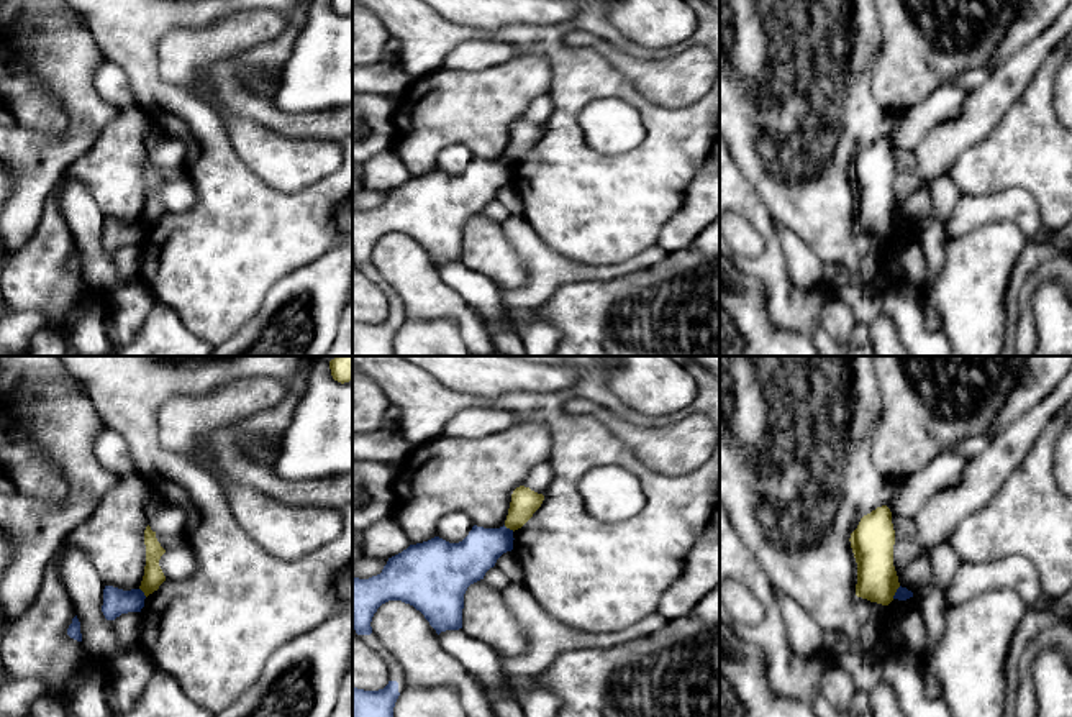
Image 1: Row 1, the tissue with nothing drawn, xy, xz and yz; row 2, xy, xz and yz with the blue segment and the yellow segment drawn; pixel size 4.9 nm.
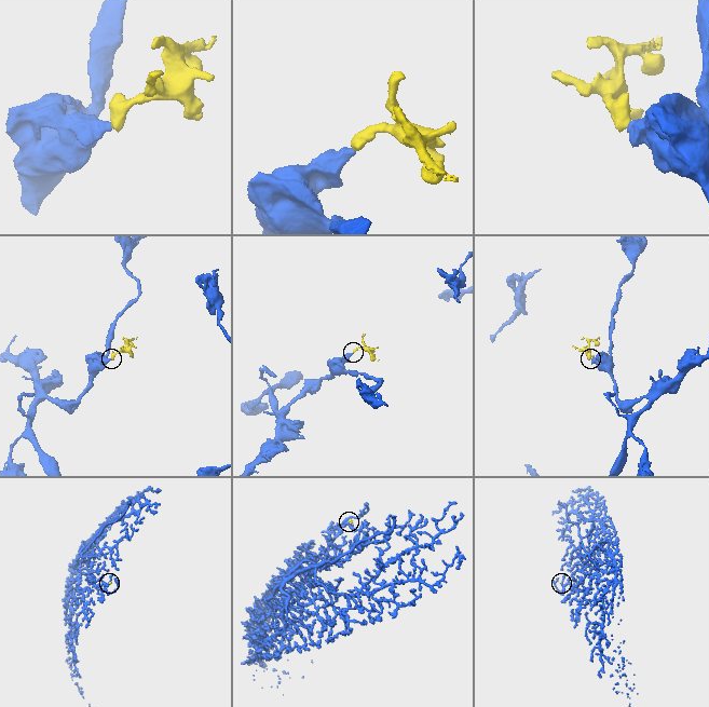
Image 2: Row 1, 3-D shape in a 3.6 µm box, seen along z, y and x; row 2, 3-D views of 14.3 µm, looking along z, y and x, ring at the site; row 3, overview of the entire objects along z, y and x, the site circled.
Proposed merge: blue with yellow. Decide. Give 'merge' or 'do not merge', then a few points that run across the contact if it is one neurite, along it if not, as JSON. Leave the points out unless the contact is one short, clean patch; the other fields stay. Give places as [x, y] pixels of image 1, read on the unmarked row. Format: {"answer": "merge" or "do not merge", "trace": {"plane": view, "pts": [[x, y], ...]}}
{"answer": "do not merge", "trace": {"plane": "yz", "pts": [[900, 219], [892, 230]]}}

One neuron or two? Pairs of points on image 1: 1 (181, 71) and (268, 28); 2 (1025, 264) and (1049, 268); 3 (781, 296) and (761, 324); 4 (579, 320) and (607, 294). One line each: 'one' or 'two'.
1: one
2: two
3: two
4: one

